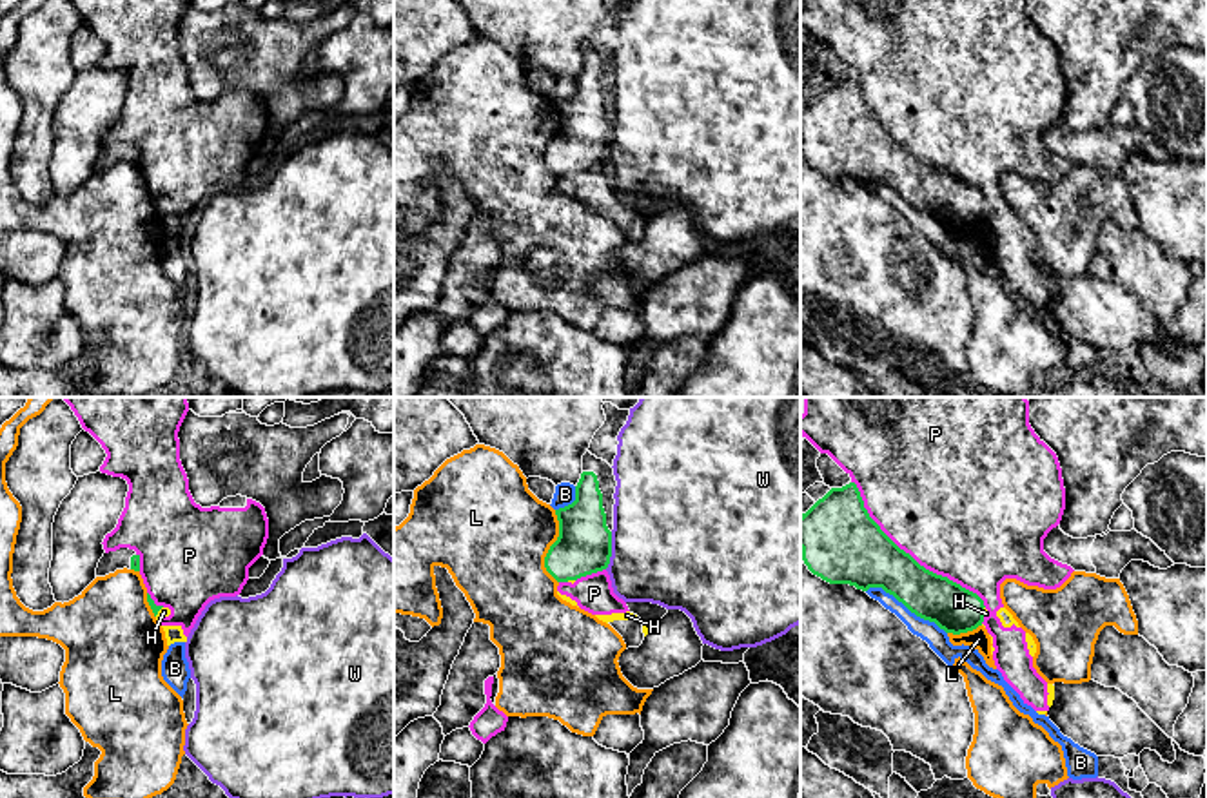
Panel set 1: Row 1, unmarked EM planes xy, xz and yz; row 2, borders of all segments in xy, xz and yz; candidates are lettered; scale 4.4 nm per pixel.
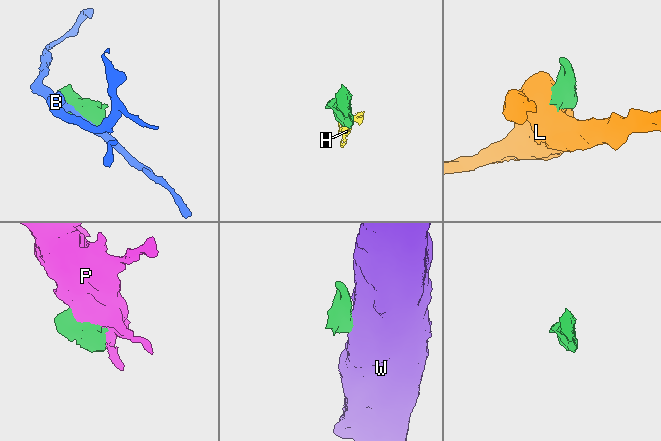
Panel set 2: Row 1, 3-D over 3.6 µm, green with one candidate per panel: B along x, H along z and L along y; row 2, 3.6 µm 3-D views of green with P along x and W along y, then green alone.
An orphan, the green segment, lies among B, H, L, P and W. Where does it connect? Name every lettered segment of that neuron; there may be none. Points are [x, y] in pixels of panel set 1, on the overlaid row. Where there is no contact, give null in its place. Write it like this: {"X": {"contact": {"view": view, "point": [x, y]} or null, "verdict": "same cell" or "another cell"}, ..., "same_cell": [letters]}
{"B": {"contact": {"view": "yz", "point": [906, 606]}, "verdict": "another cell"}, "H": {"contact": {"view": "xy", "point": [158, 610]}, "verdict": "another cell"}, "L": {"contact": {"view": "xz", "point": [550, 546]}, "verdict": "another cell"}, "P": {"contact": {"view": "yz", "point": [912, 557]}, "verdict": "another cell"}, "W": {"contact": {"view": "xz", "point": [610, 550]}, "verdict": "another cell"}, "same_cell": []}

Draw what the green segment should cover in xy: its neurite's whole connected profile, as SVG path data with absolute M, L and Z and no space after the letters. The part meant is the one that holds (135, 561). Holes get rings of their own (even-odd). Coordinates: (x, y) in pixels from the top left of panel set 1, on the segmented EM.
M120 548L116 551L103 553L96 568L96 577L105 577L123 568L140 571L140 555L134 550Z

